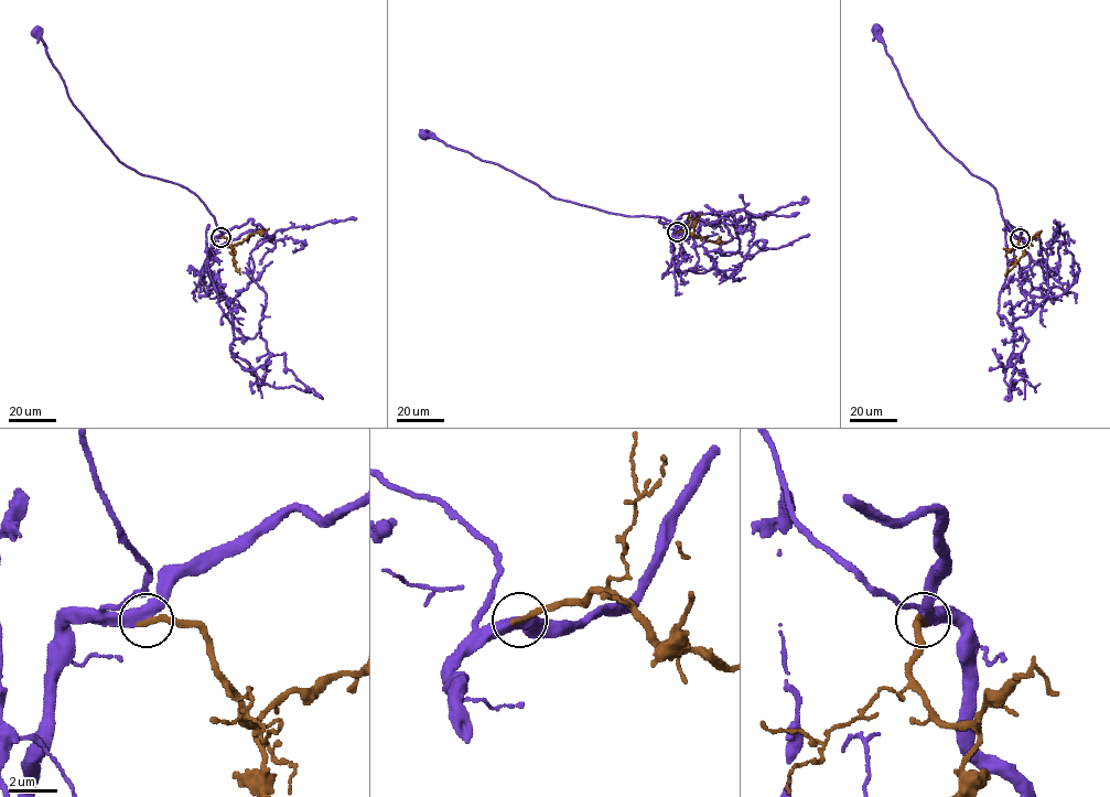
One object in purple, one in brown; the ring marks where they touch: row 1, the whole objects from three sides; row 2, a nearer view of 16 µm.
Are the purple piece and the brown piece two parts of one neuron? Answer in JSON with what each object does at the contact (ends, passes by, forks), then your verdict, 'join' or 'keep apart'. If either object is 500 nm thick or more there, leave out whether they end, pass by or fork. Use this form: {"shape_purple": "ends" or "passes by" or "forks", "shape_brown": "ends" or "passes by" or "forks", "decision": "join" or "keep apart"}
{"shape_purple": "passes by", "shape_brown": "ends", "decision": "join"}

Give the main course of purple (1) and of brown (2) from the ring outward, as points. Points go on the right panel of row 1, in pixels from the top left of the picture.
1: (1020, 238), (1006, 227), (994, 187), (971, 174), (945, 149), (918, 115), (876, 30)
2: (1020, 238), (1023, 248), (1041, 230)

